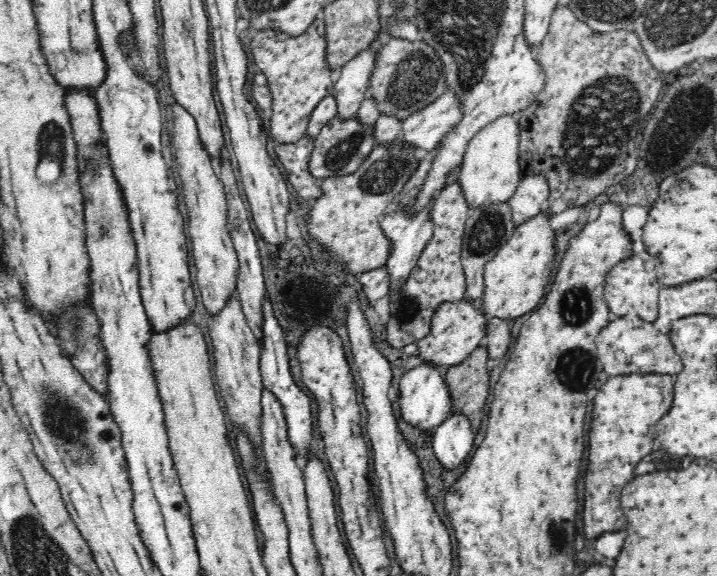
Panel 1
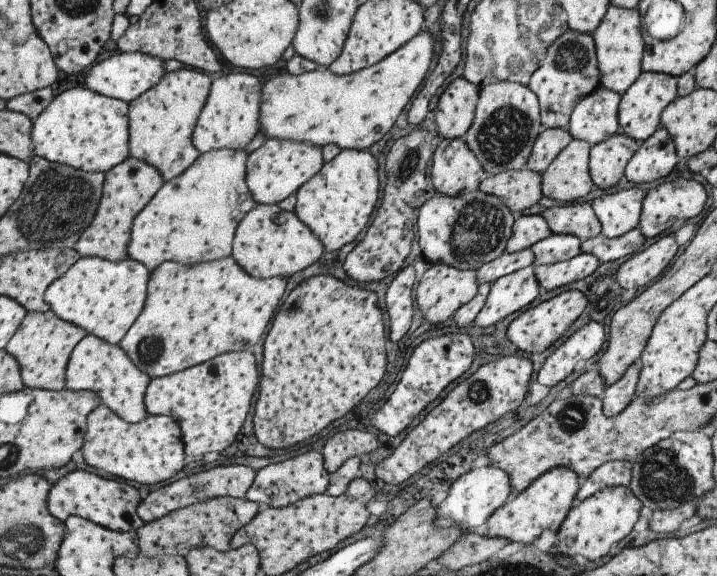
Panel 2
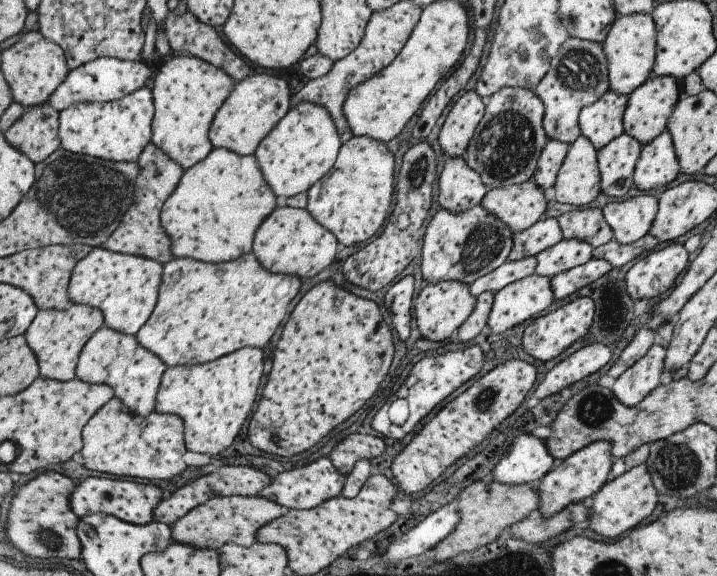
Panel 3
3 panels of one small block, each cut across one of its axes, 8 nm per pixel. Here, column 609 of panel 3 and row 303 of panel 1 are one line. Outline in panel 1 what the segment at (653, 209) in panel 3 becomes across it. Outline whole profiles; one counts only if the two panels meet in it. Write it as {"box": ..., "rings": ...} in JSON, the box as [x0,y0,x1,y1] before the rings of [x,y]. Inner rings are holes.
{"box":[172,104,239,318],"rings":[[[177,104],[172,108],[172,116],[172,146],[176,155],[176,174],[180,174],[176,178],[180,178],[184,202],[188,208],[189,247],[194,256],[196,284],[209,318],[216,318],[226,308],[228,300],[237,296],[236,274],[239,261],[227,228],[226,196],[218,174],[213,171],[212,161],[198,143],[194,119]]]}

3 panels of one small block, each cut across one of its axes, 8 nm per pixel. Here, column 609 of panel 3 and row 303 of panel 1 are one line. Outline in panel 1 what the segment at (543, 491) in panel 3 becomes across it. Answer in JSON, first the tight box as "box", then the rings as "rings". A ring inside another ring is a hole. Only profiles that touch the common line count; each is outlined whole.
{"box":[415,300,488,368],"rings":[[[460,300],[441,304],[430,319],[430,328],[425,337],[415,342],[418,358],[426,366],[450,368],[462,364],[478,346],[482,345],[488,319],[480,308],[472,308],[469,302]]]}

